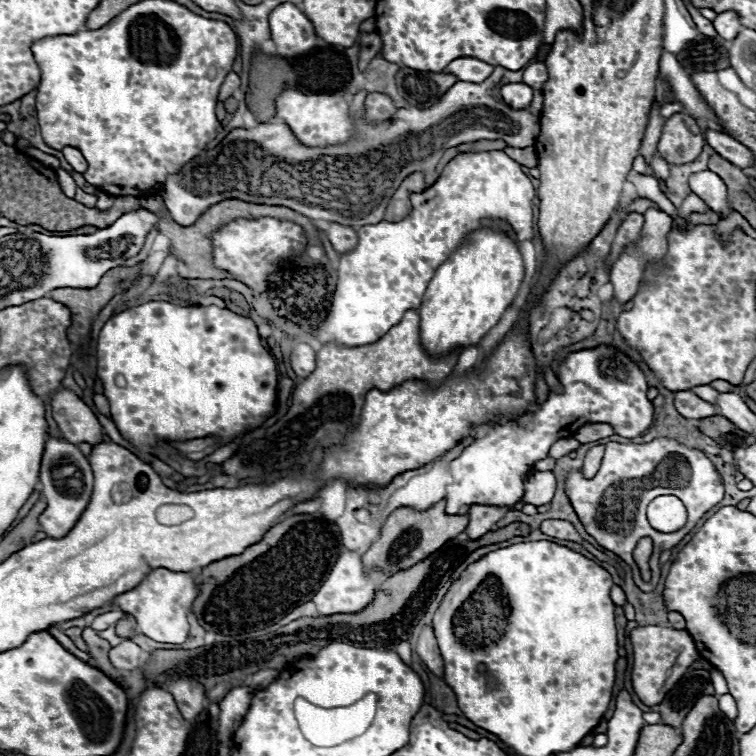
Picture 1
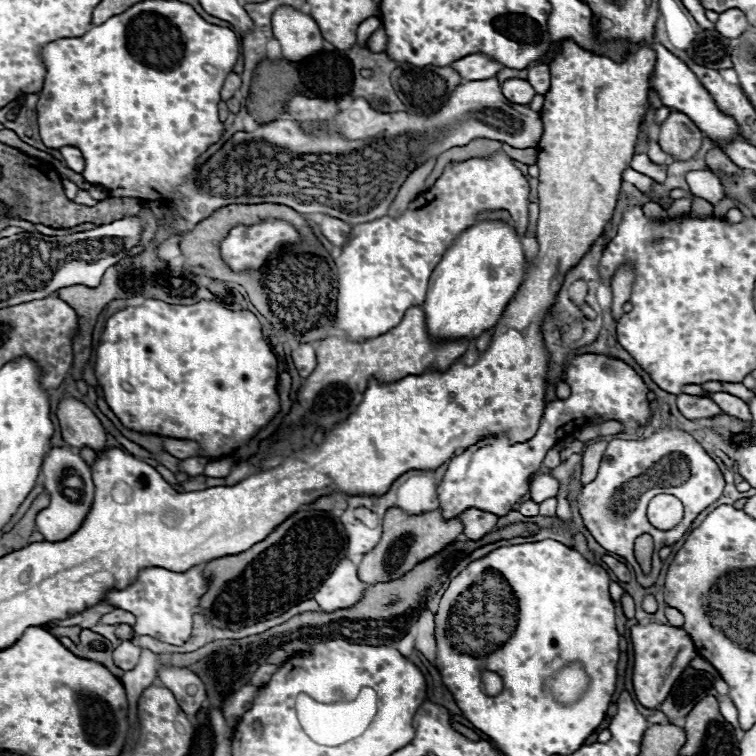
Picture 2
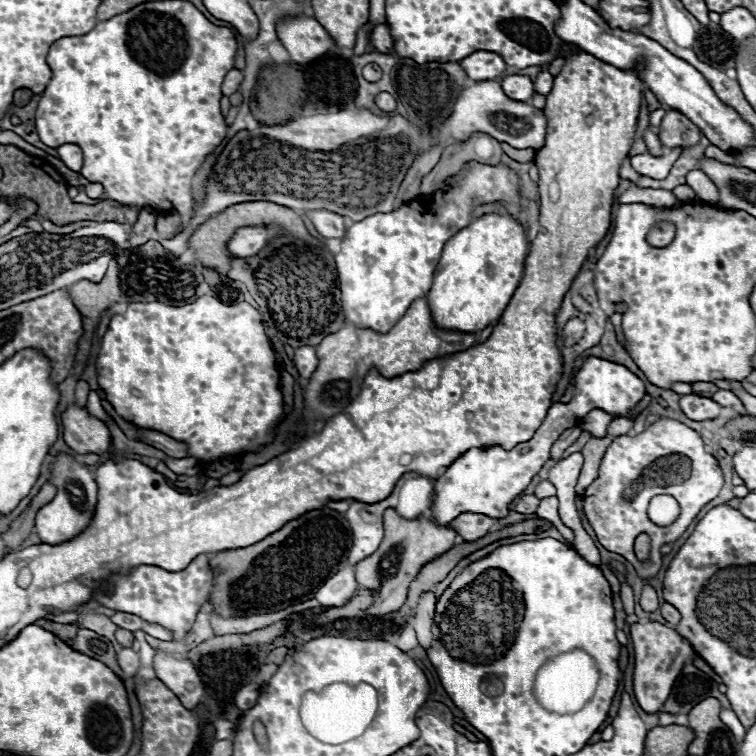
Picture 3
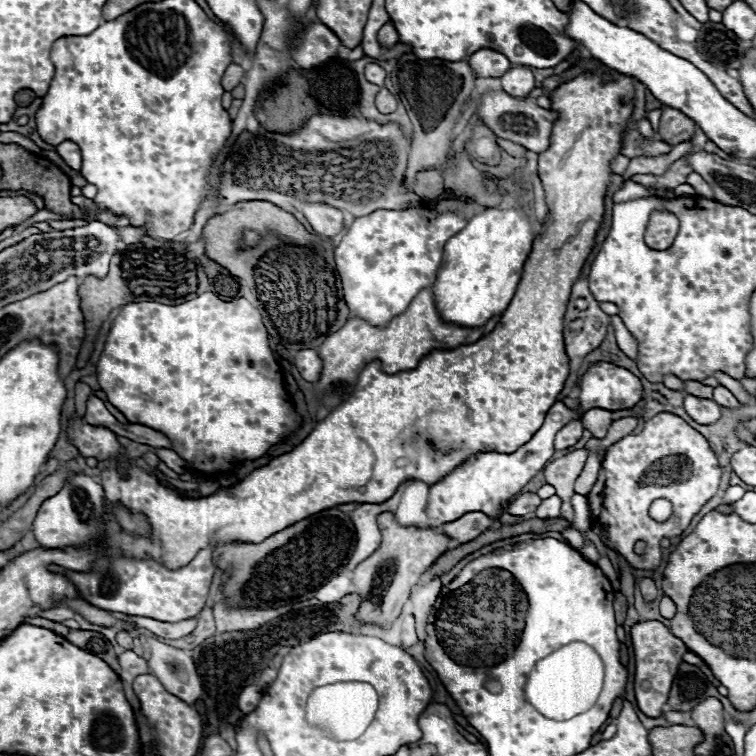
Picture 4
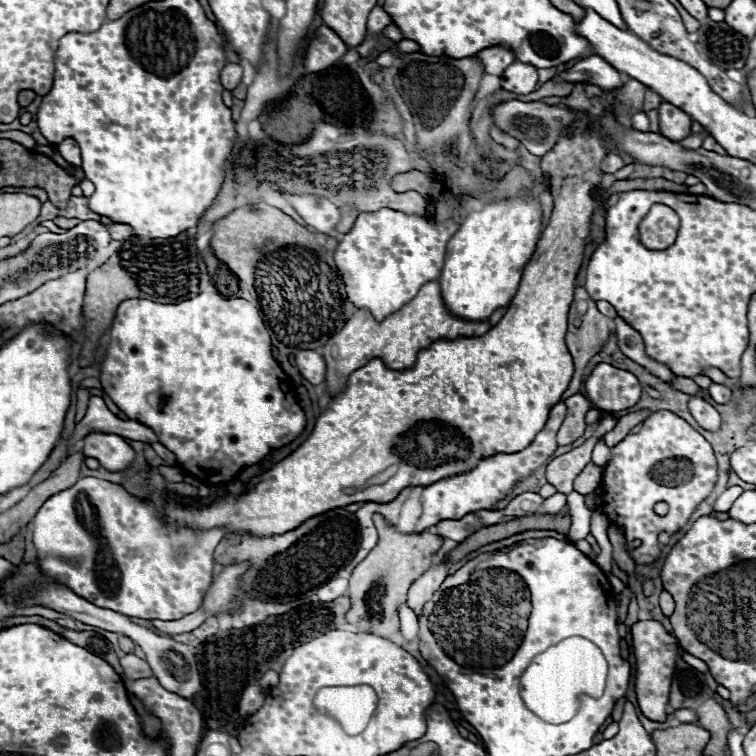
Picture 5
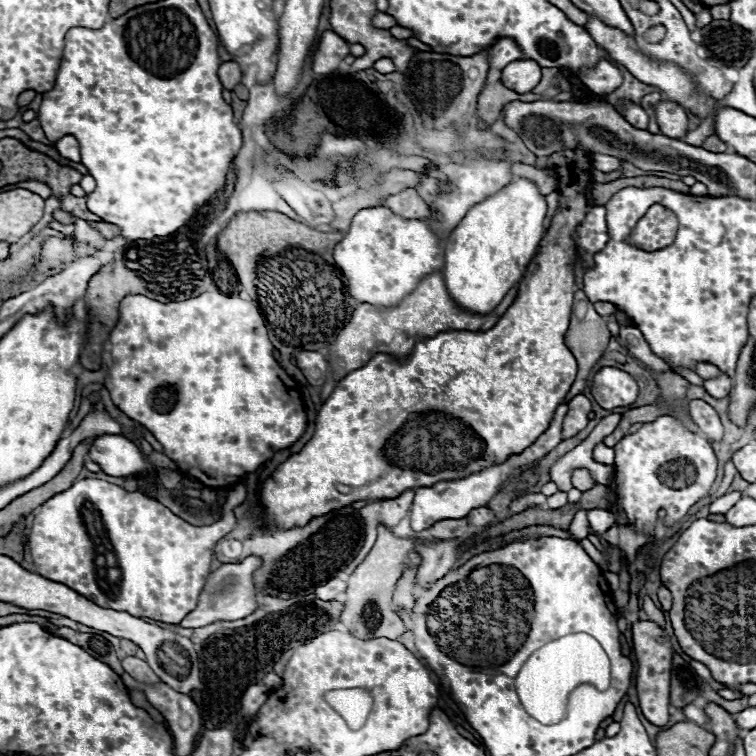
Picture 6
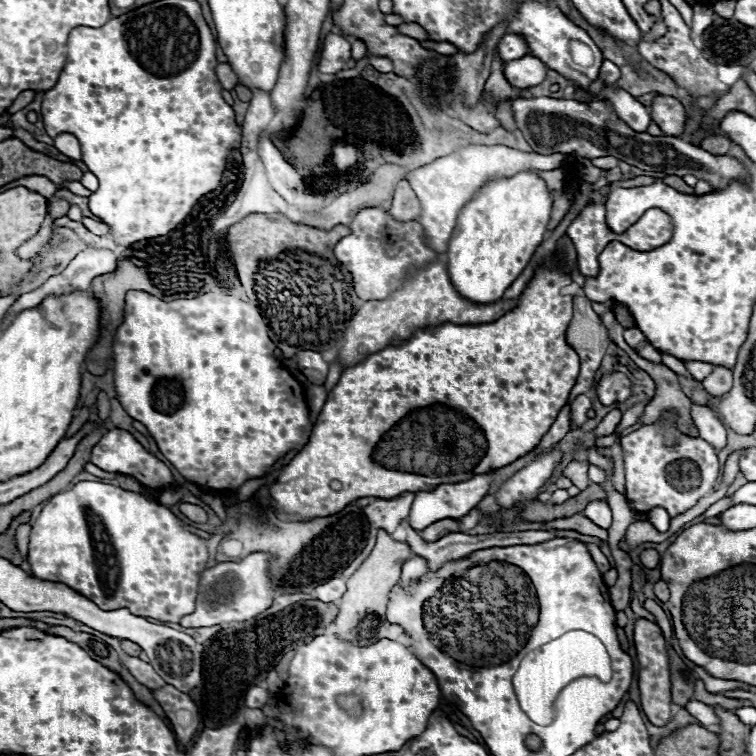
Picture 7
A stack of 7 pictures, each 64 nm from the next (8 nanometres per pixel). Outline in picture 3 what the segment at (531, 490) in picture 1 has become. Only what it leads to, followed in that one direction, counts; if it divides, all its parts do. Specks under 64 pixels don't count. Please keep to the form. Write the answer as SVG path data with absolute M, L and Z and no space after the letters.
M542 480L534 490L536 498L548 498L548 496L554 496L554 494L556 494L556 488L554 488L554 484L550 480Z

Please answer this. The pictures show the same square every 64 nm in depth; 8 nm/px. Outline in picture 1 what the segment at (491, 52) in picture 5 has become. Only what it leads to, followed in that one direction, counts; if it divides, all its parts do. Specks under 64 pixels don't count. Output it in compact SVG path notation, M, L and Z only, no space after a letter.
M458 58L450 62L444 72L454 74L458 80L468 80L468 82L484 82L492 74L494 66L484 64L482 60L476 58Z

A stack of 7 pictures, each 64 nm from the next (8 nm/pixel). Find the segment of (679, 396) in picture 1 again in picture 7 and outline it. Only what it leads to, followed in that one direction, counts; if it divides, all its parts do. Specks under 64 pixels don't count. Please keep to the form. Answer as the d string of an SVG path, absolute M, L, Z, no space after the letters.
M692 404L692 420L700 430L700 438L708 440L714 448L722 448L726 444L726 428L716 418L714 410L702 404Z

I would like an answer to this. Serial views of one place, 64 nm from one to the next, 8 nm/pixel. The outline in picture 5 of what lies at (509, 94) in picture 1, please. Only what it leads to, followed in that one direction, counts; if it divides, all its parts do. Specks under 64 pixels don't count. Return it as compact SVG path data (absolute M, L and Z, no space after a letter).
M514 62L502 74L502 88L514 94L534 92L536 82L538 82L538 74L536 74L536 68L532 68L530 64Z

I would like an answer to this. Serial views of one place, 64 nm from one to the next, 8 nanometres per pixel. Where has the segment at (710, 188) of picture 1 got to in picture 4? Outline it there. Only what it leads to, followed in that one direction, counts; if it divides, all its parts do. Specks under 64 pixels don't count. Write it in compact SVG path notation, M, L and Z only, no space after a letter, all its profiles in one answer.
M690 172L688 174L688 184L696 190L696 194L698 196L704 196L704 198L714 198L714 192L712 192L712 188L710 188L710 184L700 176L700 174L696 174L696 172Z

